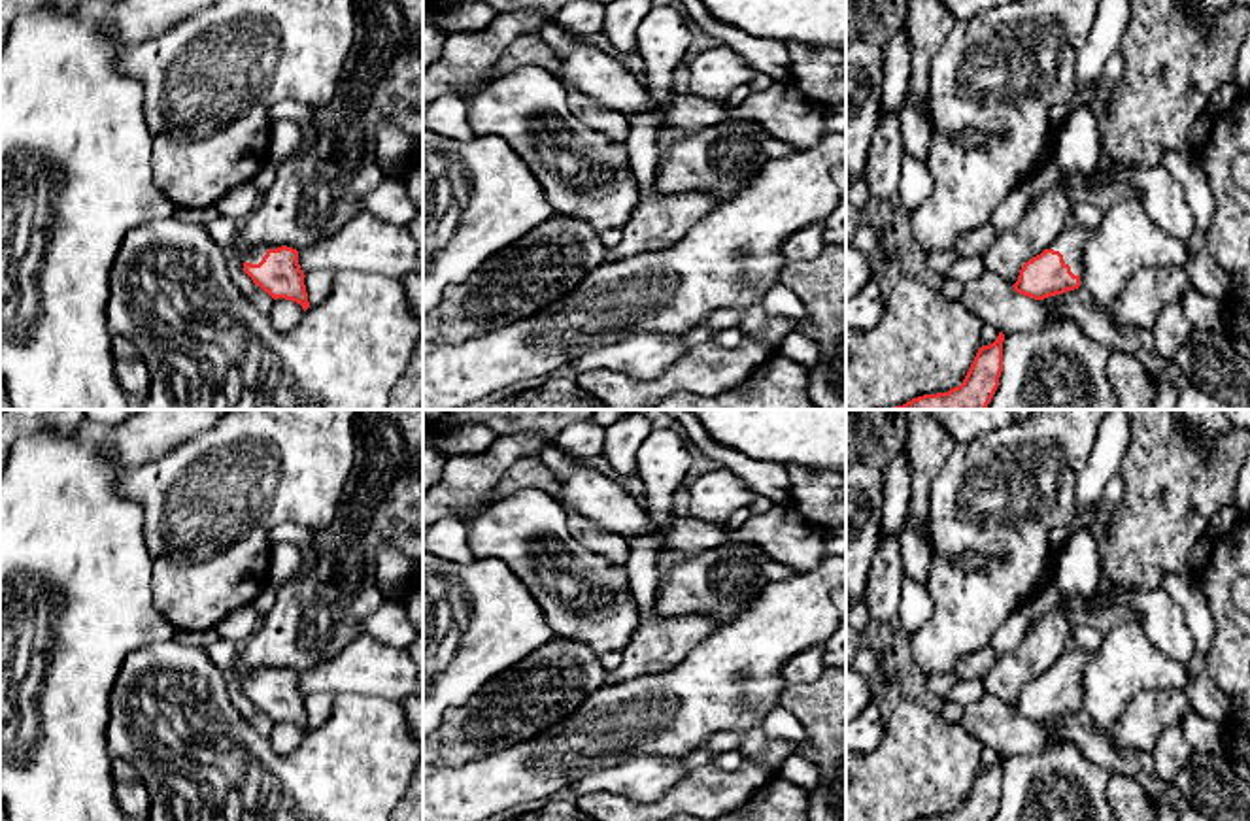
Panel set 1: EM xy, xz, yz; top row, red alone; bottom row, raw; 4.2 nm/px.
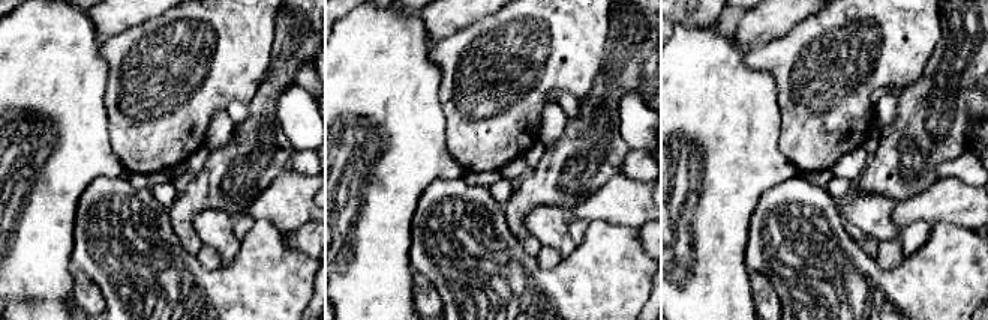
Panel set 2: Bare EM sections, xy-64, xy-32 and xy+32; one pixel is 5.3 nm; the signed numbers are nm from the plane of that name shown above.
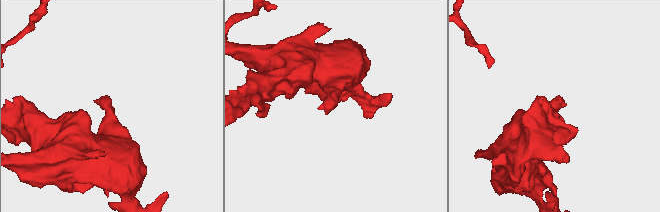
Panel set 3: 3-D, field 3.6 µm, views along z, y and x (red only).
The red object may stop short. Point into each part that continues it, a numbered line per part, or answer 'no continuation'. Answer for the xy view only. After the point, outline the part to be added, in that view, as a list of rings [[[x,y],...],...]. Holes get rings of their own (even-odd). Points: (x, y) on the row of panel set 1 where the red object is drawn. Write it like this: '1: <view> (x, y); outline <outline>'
1: xy (255, 255); outline [[[262,243],[261,247],[249,251],[244,259],[244,262],[259,264],[268,249],[278,249],[279,243]]]

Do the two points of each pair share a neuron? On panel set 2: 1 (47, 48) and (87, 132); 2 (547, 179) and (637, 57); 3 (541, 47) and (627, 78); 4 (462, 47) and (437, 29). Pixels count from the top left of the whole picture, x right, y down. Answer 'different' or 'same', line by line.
1: same
2: same
3: different
4: different

